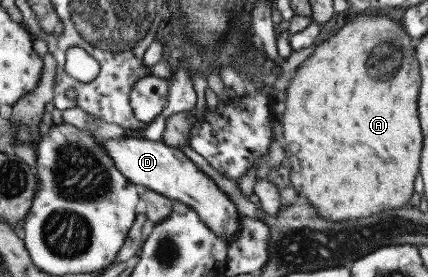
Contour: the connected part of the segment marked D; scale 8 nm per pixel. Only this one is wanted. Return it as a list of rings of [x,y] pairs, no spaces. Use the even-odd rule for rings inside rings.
[[[139,138],[99,140],[101,150],[110,156],[114,168],[118,169],[133,185],[140,184],[171,201],[186,204],[199,215],[200,221],[226,241],[226,248],[236,239],[238,226],[237,210],[206,174],[200,171],[179,149],[160,142]]]

